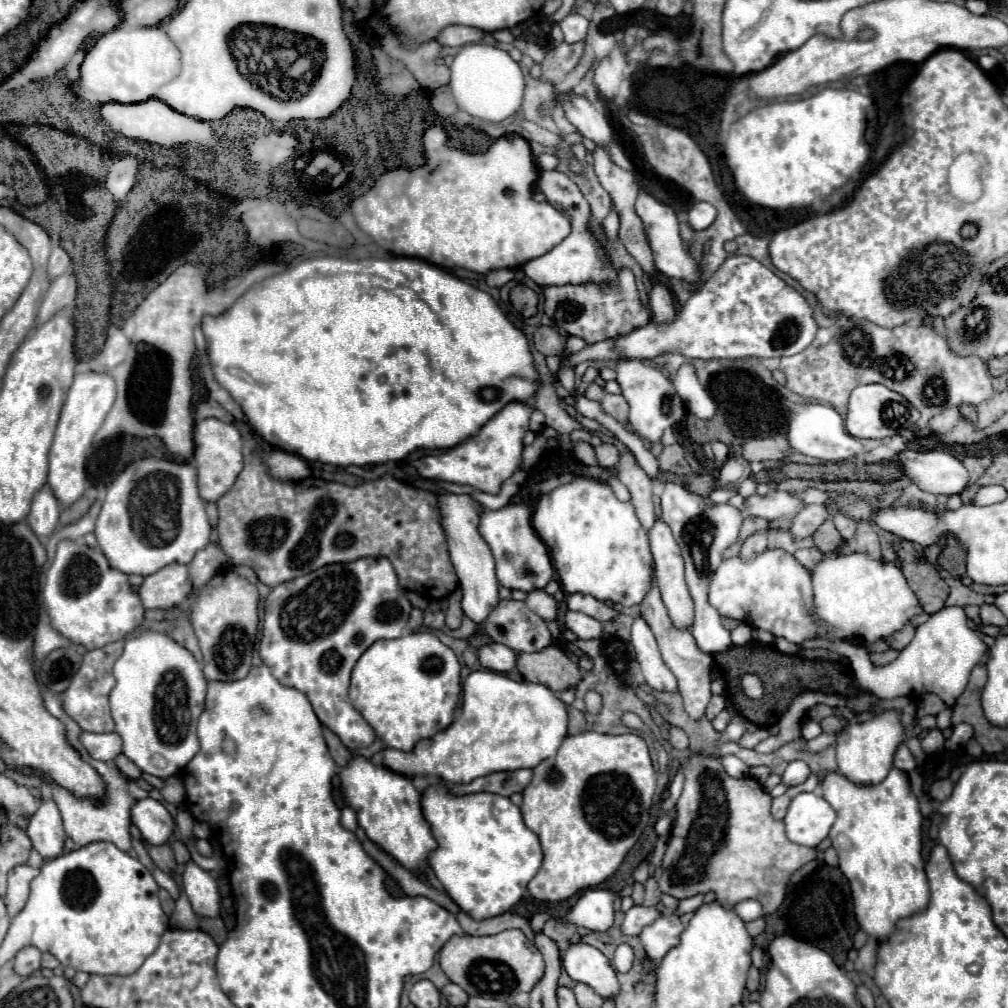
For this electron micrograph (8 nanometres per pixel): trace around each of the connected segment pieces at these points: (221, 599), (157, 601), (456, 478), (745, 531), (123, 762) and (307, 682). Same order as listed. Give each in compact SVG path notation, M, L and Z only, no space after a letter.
M226 571L212 577L204 591L190 599L192 627L204 657L206 681L244 679L252 667L252 641L258 629L258 589L250 581Z
M172 563L144 579L138 597L144 609L170 609L184 603L190 591L188 567Z
M510 401L506 403L474 437L460 443L458 447L440 453L440 455L426 455L422 459L412 461L418 473L426 479L438 479L446 483L470 485L486 493L498 493L504 479L508 479L520 463L522 457L522 437L528 431L530 407L516 407L516 403L524 401Z
M746 517L744 523L742 523L742 527L740 527L740 537L738 537L738 541L742 543L746 537L750 537L750 535L756 533L756 531L766 529L768 525L770 525L770 521L766 521L766 519L760 519L760 517Z
M118 755L118 757L114 759L114 763L116 763L116 767L118 767L128 779L140 779L140 777L142 777L142 771L140 771L126 755Z
M362 557L352 563L334 563L316 569L300 579L276 585L264 601L260 659L286 687L302 691L314 707L316 717L324 727L336 733L344 747L350 751L368 747L374 741L374 731L368 721L352 707L348 697L350 673L360 655L378 639L396 639L408 625L412 605L406 599L406 591L400 587L394 567L384 557Z

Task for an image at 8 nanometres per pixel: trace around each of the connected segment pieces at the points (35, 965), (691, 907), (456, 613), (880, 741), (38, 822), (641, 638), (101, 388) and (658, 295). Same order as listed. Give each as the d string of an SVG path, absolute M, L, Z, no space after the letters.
M24 947L14 959L14 971L20 977L30 977L32 973L40 971L40 957L42 953L36 951L36 947Z
M694 895L690 899L682 899L682 901L678 901L678 907L676 907L674 915L682 917L684 913L694 913L700 905L702 905L702 895Z
M456 589L450 597L448 597L448 609L446 609L446 625L450 629L458 629L462 623L462 609L460 609L460 599L462 599L462 591Z
M886 711L882 715L876 715L872 721L848 725L844 735L840 735L836 741L838 773L856 785L872 787L880 783L892 769L892 757L902 741L904 741L904 727L900 725L896 711Z
M42 799L38 811L32 815L28 825L28 837L32 841L32 847L44 857L54 859L60 857L64 851L64 829L62 829L62 817L54 801Z
M640 615L634 619L634 625L632 625L632 645L636 649L636 657L642 667L644 677L646 677L648 687L652 687L654 691L676 693L678 691L676 677L662 661L656 639Z
M92 371L74 375L74 383L68 391L66 403L60 413L58 427L54 431L52 449L50 449L50 469L48 469L48 487L56 495L60 509L68 509L76 503L86 491L86 459L92 447L92 439L98 433L106 413L110 411L116 397L116 387L110 375L98 375Z
M654 285L652 287L650 307L652 307L652 313L654 313L654 321L660 321L660 323L672 321L674 315L676 315L672 293L664 285Z

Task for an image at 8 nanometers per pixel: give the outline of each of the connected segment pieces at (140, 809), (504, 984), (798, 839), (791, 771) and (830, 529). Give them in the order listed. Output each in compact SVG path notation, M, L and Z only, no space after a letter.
M146 797L134 803L132 807L132 823L140 829L142 837L150 843L150 845L164 845L170 841L172 833L174 833L174 819L170 817L168 809Z
M508 929L488 937L452 937L440 949L440 967L446 977L460 985L468 995L494 999L496 995L514 995L530 991L544 975L544 959L540 951L528 943L520 929Z
M800 793L792 799L788 813L784 817L786 835L792 843L818 847L836 819L834 809L828 801L816 793Z
M792 761L786 767L786 771L782 775L782 781L784 781L784 785L800 785L800 783L804 783L810 777L810 773L812 771L810 771L810 767L804 761Z
M824 521L818 531L814 533L814 545L820 547L824 553L834 551L838 545L842 543L842 537L838 535L836 527L832 525L832 521Z

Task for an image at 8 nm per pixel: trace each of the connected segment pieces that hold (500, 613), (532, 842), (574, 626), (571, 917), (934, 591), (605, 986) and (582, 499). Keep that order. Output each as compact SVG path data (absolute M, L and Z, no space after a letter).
M500 601L490 613L484 631L492 641L502 643L516 653L534 653L552 645L544 619L540 619L524 601Z
M432 785L422 793L422 811L438 843L438 849L430 855L430 869L442 883L444 891L458 903L458 907L474 921L490 919L510 911L522 899L528 881L542 865L540 841L524 825L520 809L508 797L502 795L472 793L464 797L454 797L444 787Z
M568 611L566 613L566 627L570 631L574 631L578 635L578 639L598 639L600 637L600 631L602 631L602 623L584 615L584 613L574 613L574 611Z
M586 889L560 921L604 933L614 923L614 899L616 893L608 889Z
M894 541L892 547L902 565L902 573L906 575L912 591L916 593L922 609L930 615L940 611L948 599L950 589L940 577L938 569L932 563L922 561L920 553L910 541Z
M586 943L570 945L566 955L562 957L562 965L574 981L588 985L604 999L612 999L612 995L620 991L616 971L608 963L608 959L592 945Z
M574 479L556 487L536 501L532 525L550 549L566 593L584 593L624 607L634 607L644 599L652 579L648 535L638 523L632 503L618 501L608 485Z

